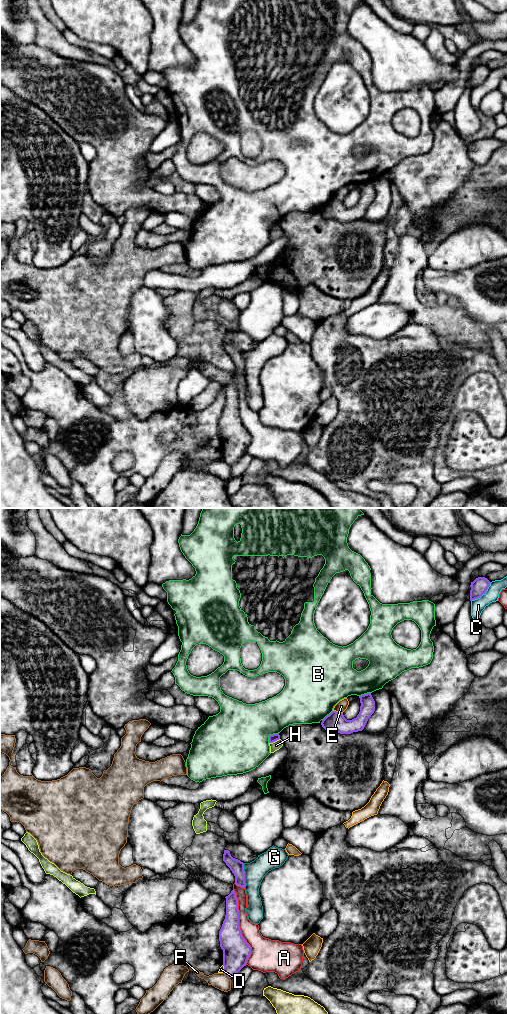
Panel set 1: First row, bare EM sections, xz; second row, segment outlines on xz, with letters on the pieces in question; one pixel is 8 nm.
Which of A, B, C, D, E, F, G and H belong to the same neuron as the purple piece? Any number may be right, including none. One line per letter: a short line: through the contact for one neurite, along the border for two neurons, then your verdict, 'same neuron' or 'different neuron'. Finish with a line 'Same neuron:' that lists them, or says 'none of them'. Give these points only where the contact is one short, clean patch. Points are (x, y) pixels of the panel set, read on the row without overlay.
A: different neuron
B: different neuron
C: different neuron
D: different neuron
E: different neuron
F: line xz (223, 460), (230, 465); different neuron
G: different neuron
H: line xz (279, 226), (269, 231); different neuron
Same neuron: none of them

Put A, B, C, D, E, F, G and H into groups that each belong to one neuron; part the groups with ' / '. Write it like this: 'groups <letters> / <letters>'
groups A / B / C G / D / E / F / H

